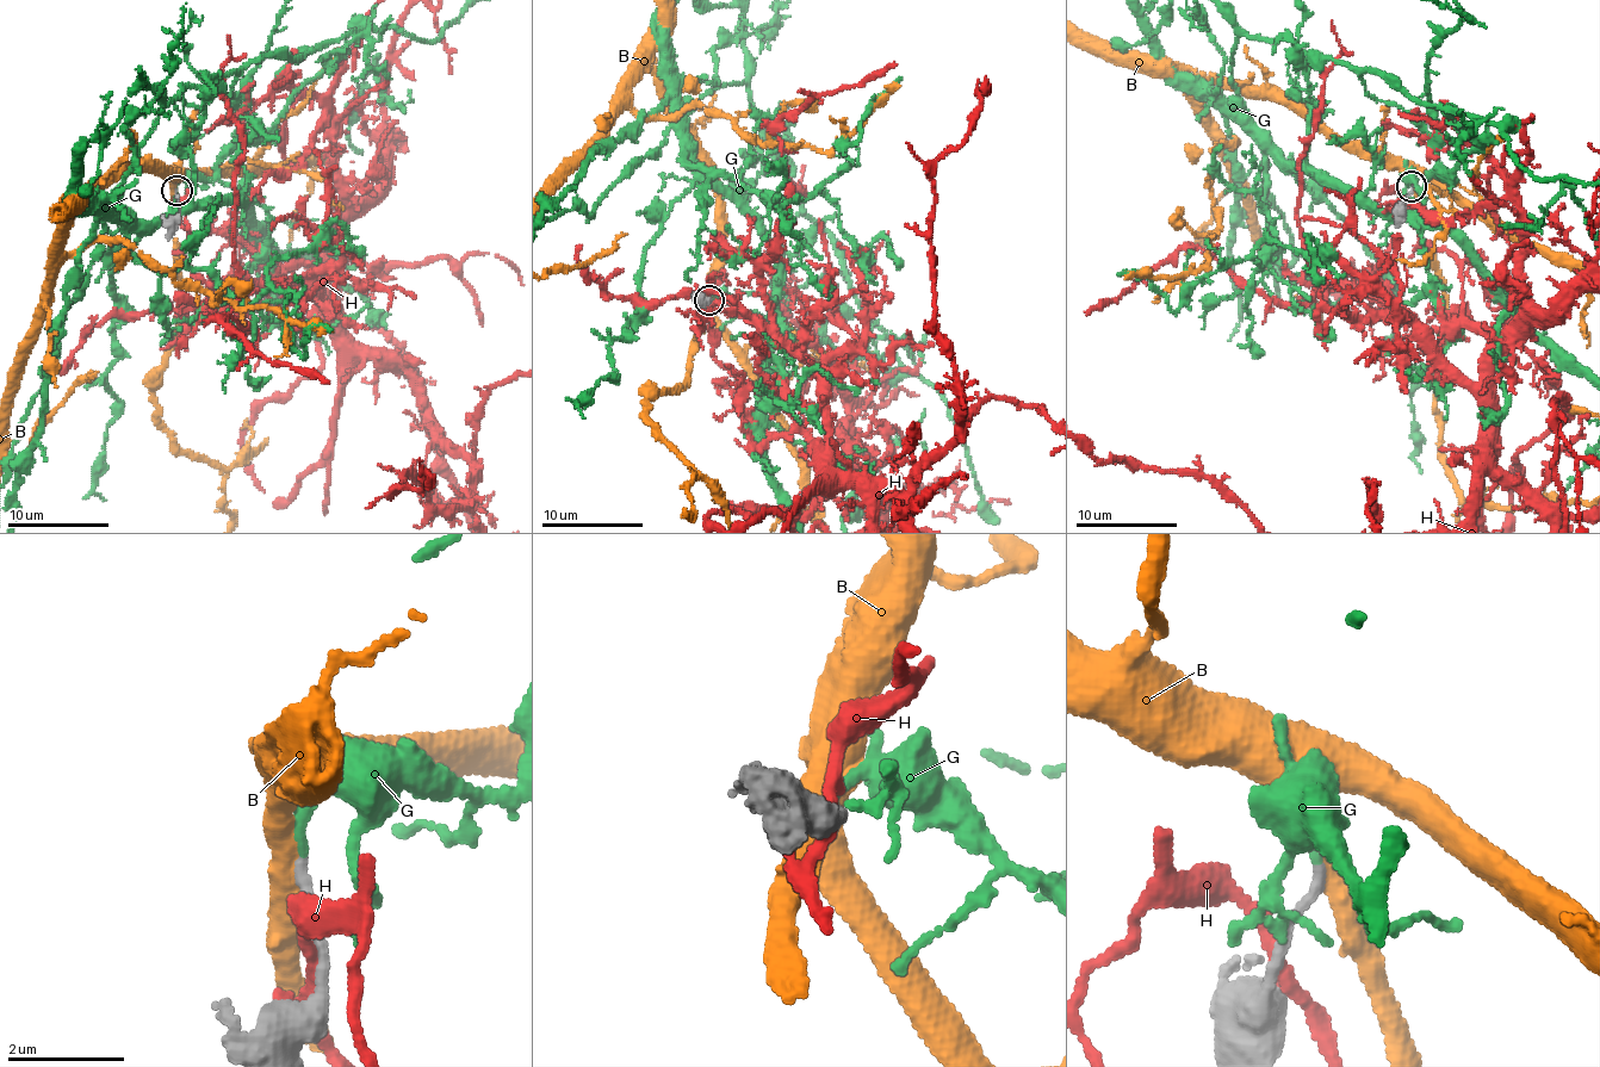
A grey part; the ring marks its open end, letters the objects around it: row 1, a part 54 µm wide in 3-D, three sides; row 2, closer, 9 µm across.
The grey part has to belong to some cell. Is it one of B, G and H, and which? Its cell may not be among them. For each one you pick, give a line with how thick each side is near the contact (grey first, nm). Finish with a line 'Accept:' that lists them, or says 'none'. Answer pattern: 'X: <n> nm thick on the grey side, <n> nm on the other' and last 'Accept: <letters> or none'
G: 180 nm thick on the grey side, 190 nm on the other
Accept: G

